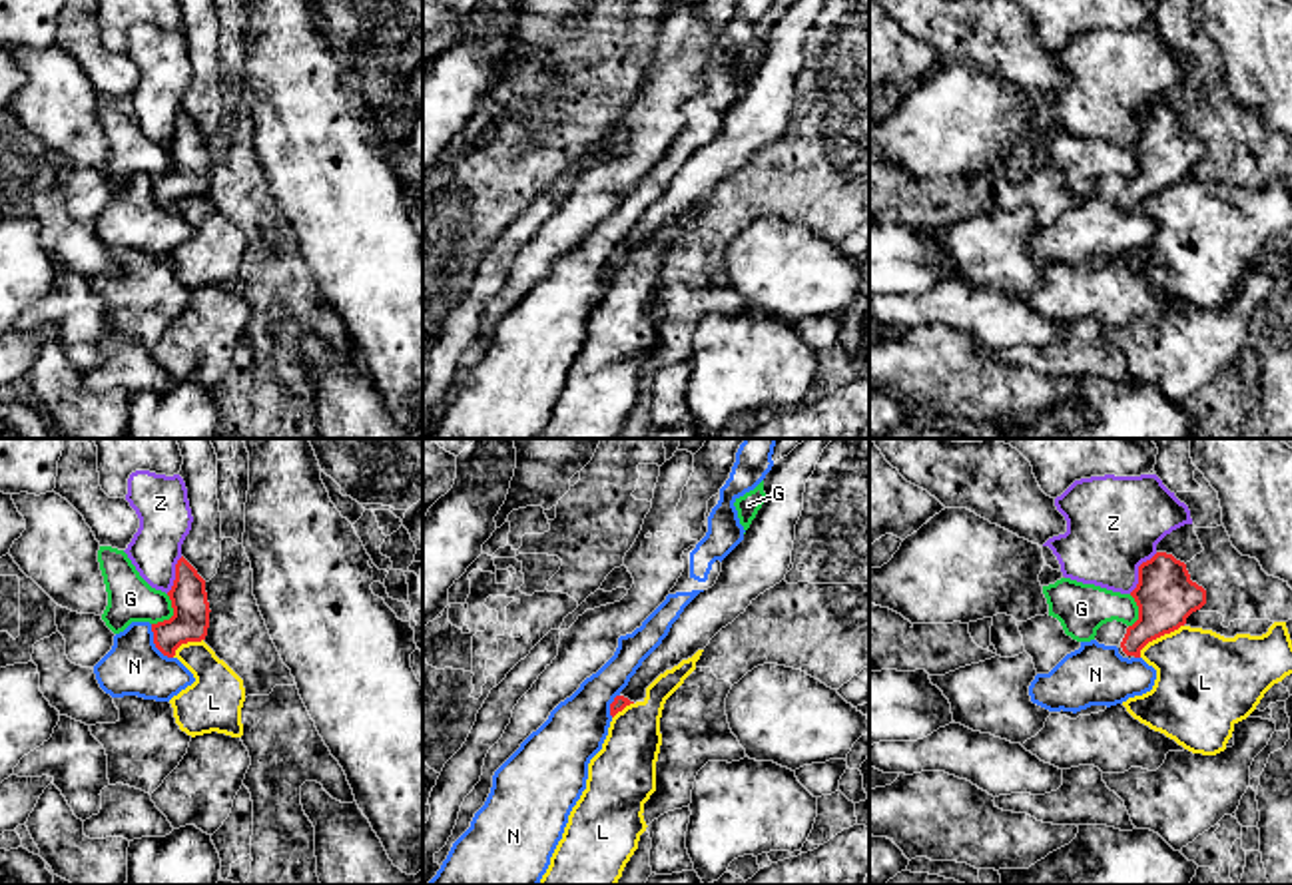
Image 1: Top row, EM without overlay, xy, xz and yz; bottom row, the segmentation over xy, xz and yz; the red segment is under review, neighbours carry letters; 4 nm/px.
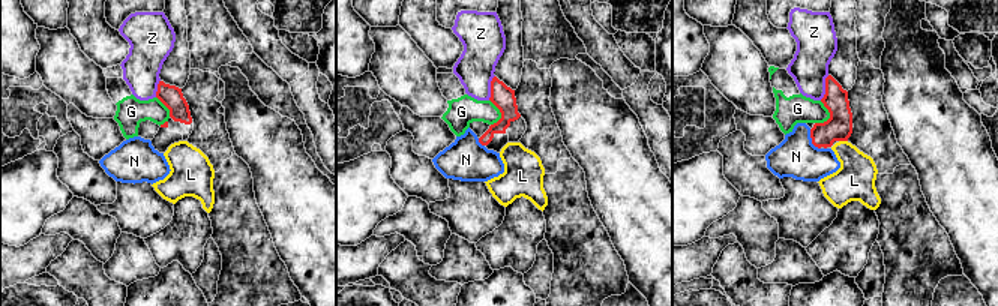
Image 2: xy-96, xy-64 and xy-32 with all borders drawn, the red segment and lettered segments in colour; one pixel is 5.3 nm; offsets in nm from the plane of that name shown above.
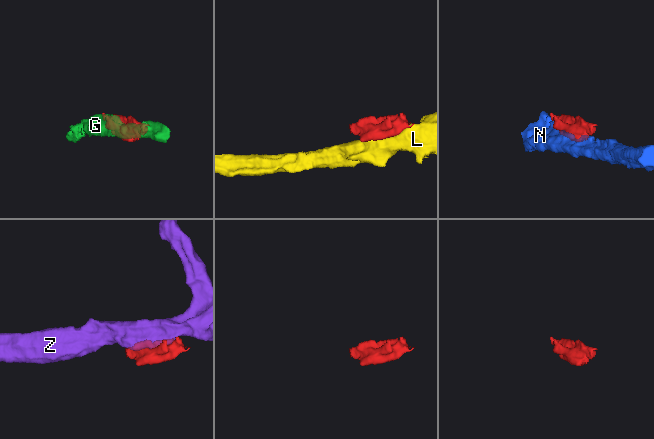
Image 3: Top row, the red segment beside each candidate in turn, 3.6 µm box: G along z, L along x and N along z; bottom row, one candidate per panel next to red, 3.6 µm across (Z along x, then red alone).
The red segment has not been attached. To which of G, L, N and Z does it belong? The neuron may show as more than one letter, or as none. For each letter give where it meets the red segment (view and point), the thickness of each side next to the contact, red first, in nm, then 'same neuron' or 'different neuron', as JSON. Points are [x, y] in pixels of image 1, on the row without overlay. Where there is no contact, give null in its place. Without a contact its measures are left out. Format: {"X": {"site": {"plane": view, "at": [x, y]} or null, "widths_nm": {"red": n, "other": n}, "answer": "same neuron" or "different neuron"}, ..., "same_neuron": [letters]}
{"G": {"site": {"plane": "xy", "at": [174, 168]}, "widths_nm": {"red": 150, "other": 190}, "answer": "different neuron"}, "L": {"site": {"plane": "yz", "at": [1159, 190]}, "widths_nm": {"red": 240, "other": 380}, "answer": "different neuron"}, "N": {"site": {"plane": "xy", "at": [154, 196]}, "widths_nm": {"red": 150, "other": 240}, "answer": "different neuron"}, "Z": {"site": {"plane": "yz", "at": [1139, 124]}, "widths_nm": {"red": 240, "other": 380}, "answer": "different neuron"}, "same_neuron": []}

